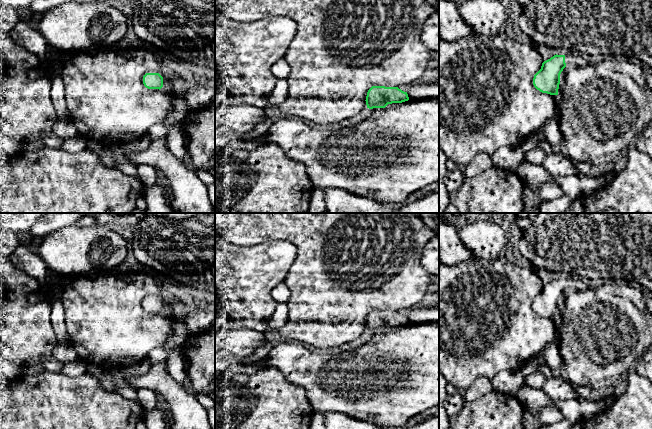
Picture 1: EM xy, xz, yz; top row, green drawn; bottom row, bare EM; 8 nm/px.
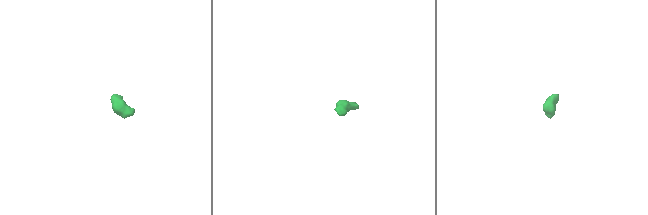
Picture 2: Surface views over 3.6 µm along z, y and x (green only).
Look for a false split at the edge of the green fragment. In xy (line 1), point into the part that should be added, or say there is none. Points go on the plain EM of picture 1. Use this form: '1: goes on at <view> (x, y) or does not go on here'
1: does not go on here

